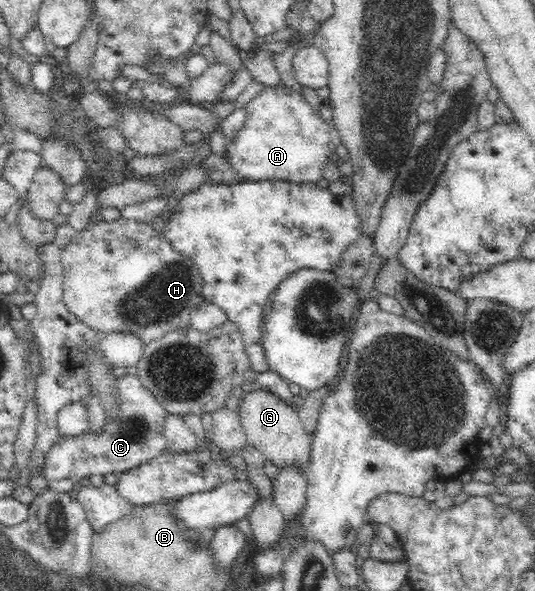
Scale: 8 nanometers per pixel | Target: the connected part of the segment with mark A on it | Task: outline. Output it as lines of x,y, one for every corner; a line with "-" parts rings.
265,86
245,106
243,126
233,139
226,141
226,164
243,179
261,181
264,179
287,180
293,183
317,182
322,177
323,165
329,163
329,153
335,152
341,144
340,135
333,123
326,123
303,97
290,87

